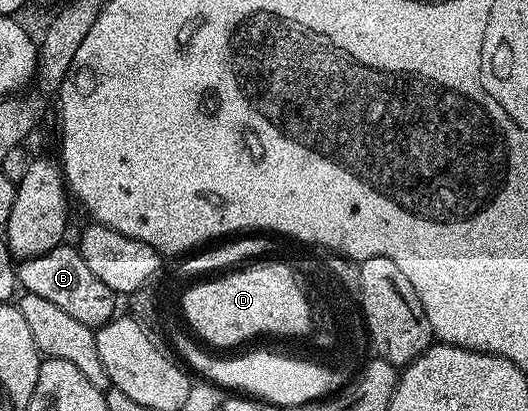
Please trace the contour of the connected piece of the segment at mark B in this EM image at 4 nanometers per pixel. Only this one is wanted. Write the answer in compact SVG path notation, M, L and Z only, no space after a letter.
M61 245L25 258L25 263L16 267L16 277L19 286L27 294L43 297L45 301L58 305L58 309L70 313L70 317L75 317L76 320L95 329L109 317L117 314L118 299L114 292L90 271L77 248L68 246Z

